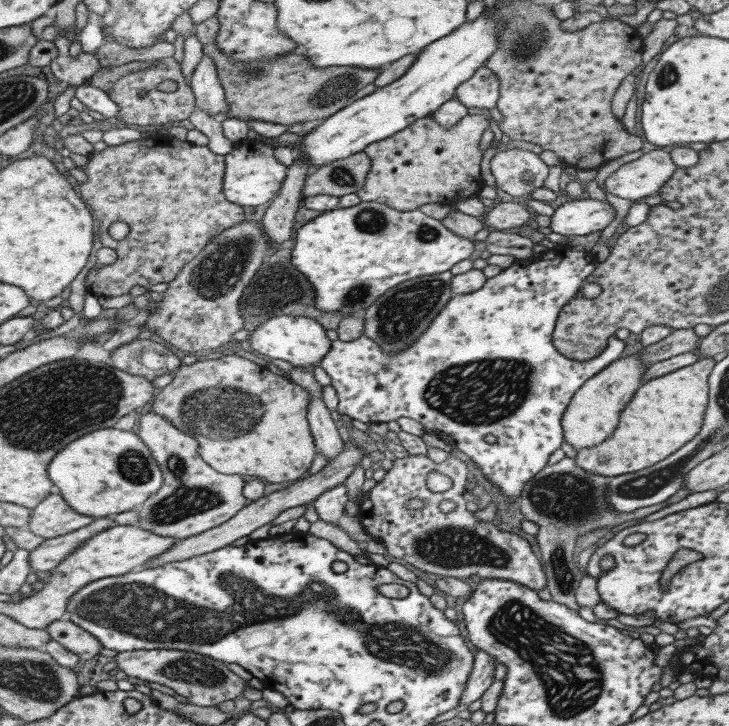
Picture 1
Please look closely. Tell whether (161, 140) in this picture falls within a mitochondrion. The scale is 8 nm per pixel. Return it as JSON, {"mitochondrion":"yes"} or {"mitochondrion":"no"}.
{"mitochondrion":"no"}

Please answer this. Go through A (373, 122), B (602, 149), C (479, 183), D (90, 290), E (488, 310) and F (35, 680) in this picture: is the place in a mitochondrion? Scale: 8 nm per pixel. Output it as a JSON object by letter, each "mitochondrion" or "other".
{"A":"other","B":"other","C":"other","D":"other","E":"other","F":"mitochondrion"}

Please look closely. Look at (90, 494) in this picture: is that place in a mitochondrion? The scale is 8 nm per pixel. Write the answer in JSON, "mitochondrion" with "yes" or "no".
{"mitochondrion":"no"}

